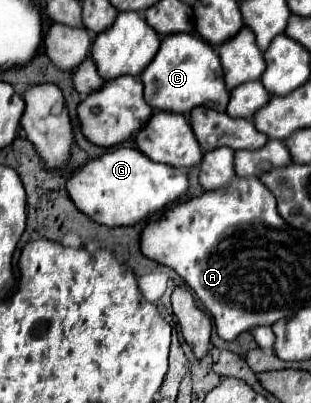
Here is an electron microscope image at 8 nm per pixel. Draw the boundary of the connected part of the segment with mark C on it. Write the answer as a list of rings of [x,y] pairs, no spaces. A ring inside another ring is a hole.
[[[170,34],[168,38],[162,38],[156,58],[152,58],[148,68],[144,68],[140,80],[144,84],[144,100],[152,110],[188,114],[194,106],[206,106],[226,112],[228,90],[224,86],[220,58],[208,42],[194,34]]]

